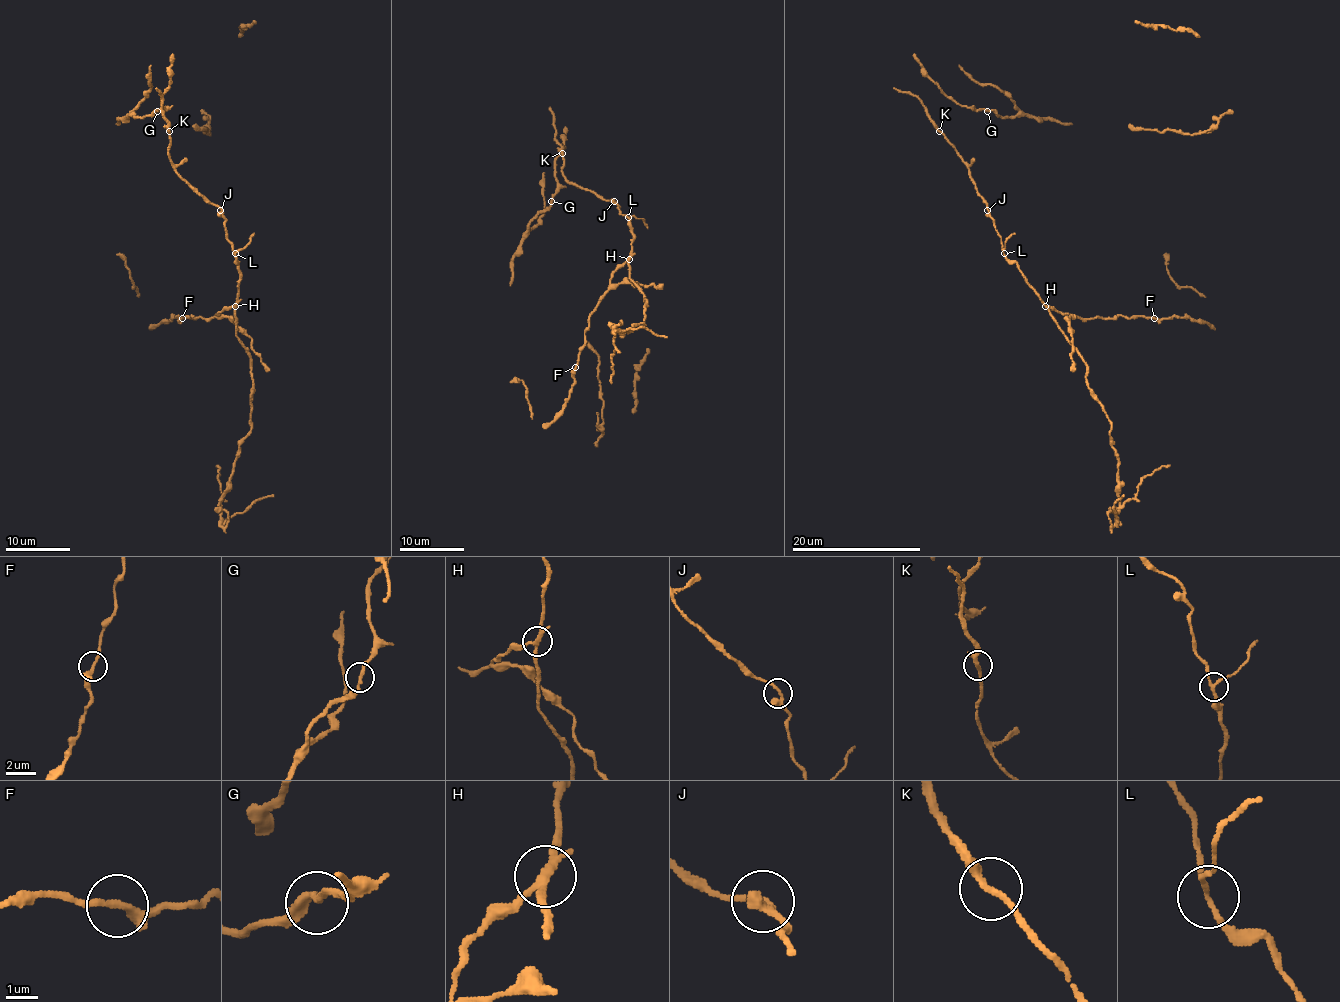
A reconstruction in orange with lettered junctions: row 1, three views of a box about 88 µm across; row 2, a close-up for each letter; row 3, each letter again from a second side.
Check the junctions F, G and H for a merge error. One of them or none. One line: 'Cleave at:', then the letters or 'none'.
Cleave at: H

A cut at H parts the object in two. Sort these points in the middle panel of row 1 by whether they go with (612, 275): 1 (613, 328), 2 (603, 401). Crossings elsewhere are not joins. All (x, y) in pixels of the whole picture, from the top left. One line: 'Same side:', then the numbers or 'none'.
Same side: 2

